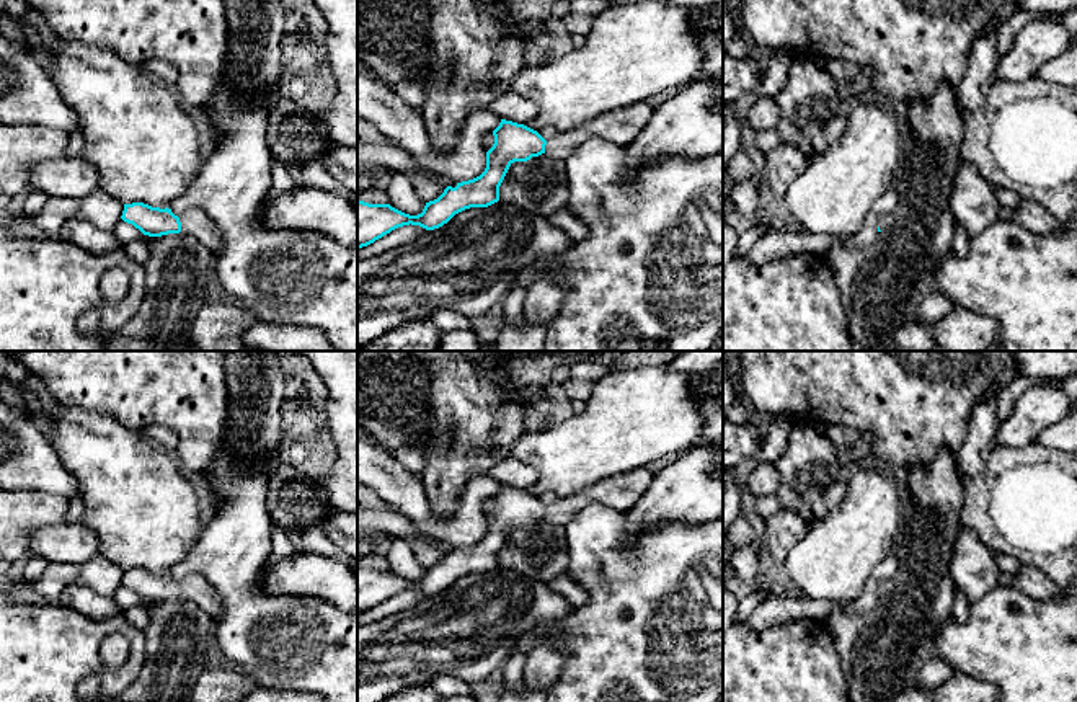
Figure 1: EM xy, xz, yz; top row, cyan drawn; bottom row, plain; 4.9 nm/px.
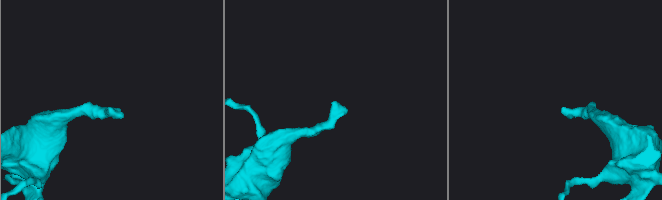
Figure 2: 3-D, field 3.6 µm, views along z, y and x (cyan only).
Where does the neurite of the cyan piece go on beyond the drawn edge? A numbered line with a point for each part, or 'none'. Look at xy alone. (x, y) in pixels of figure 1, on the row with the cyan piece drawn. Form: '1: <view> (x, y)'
1: xy (195, 222)

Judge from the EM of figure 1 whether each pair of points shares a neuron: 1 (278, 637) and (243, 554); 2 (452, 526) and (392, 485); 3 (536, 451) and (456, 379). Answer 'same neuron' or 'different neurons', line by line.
1: same neuron
2: same neuron
3: different neurons

